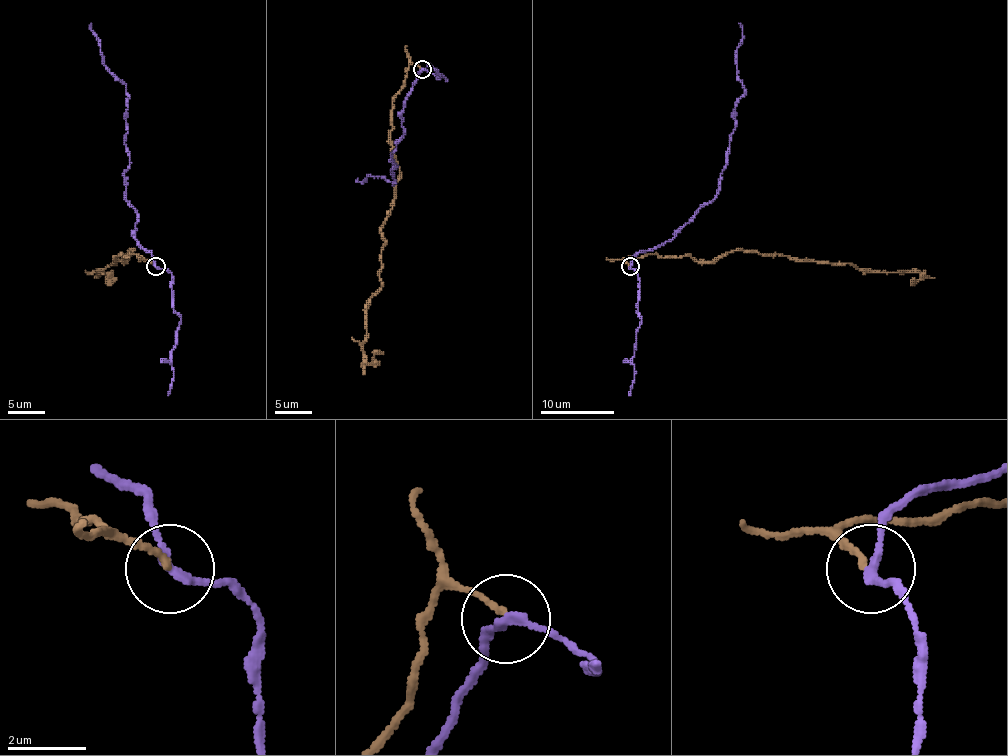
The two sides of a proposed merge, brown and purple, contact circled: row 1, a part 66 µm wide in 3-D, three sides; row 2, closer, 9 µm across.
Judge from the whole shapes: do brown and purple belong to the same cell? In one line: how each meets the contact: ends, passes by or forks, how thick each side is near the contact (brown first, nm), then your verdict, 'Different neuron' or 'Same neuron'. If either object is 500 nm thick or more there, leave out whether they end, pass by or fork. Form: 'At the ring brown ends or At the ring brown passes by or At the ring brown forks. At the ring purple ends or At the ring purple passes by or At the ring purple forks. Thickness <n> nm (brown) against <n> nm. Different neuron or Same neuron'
At the ring brown ends. At the ring purple passes by. Thickness 150 nm (brown) against 190 nm. Different neuron

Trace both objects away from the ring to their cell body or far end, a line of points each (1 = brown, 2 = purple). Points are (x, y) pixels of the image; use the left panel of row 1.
1: (155, 267), (135, 254), (124, 261), (133, 250), (96, 270), (109, 281), (117, 278)
2: (155, 267), (135, 237), (137, 212), (126, 199), (126, 85), (104, 63), (91, 23)

